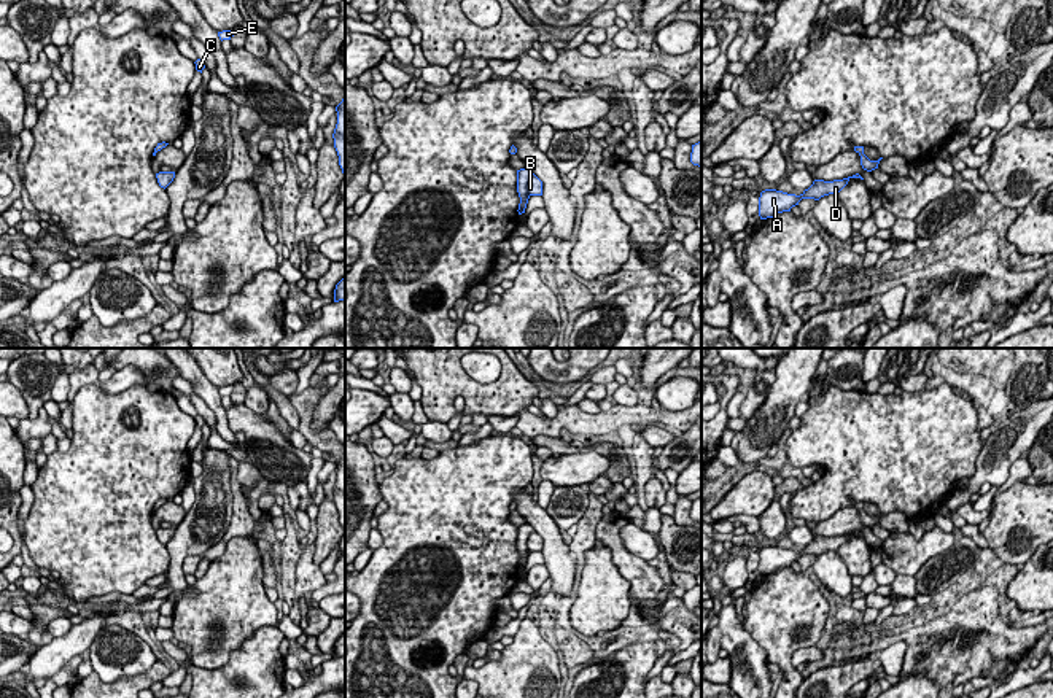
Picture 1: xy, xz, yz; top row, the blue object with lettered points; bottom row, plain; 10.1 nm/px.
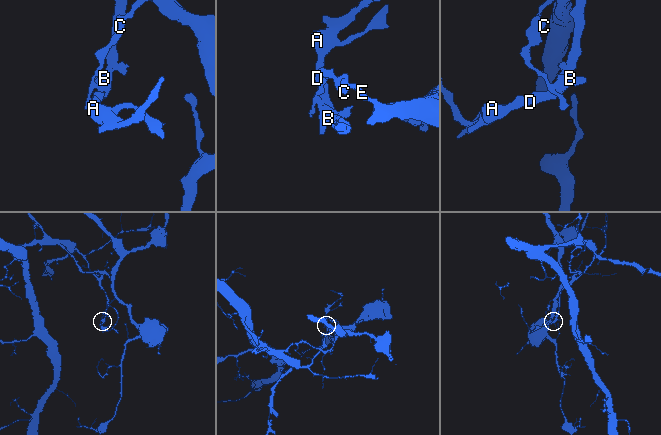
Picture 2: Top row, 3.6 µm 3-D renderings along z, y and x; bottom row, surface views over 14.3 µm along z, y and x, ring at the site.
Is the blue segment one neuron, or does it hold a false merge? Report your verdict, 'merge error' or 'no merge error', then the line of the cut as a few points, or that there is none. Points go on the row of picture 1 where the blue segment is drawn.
merge error; cut yz (862, 151), (859, 155)

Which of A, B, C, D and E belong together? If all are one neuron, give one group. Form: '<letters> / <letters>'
A B D / C E

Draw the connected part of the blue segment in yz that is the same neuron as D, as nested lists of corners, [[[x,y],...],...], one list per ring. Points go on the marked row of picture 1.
[[[859,173],[833,181],[814,180],[813,184],[805,189],[800,196],[787,194],[776,189],[765,189],[759,197],[759,216],[760,219],[773,218],[778,213],[791,211],[792,207],[798,205],[802,199],[814,199],[819,200],[829,194],[838,194],[851,178],[861,178]]]

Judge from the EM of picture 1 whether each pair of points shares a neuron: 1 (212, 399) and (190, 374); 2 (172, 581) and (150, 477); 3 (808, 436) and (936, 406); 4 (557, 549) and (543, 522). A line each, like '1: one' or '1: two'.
1: one
2: two
3: one
4: one

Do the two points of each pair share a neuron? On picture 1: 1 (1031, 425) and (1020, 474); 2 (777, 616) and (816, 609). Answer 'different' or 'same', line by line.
1: different
2: same

